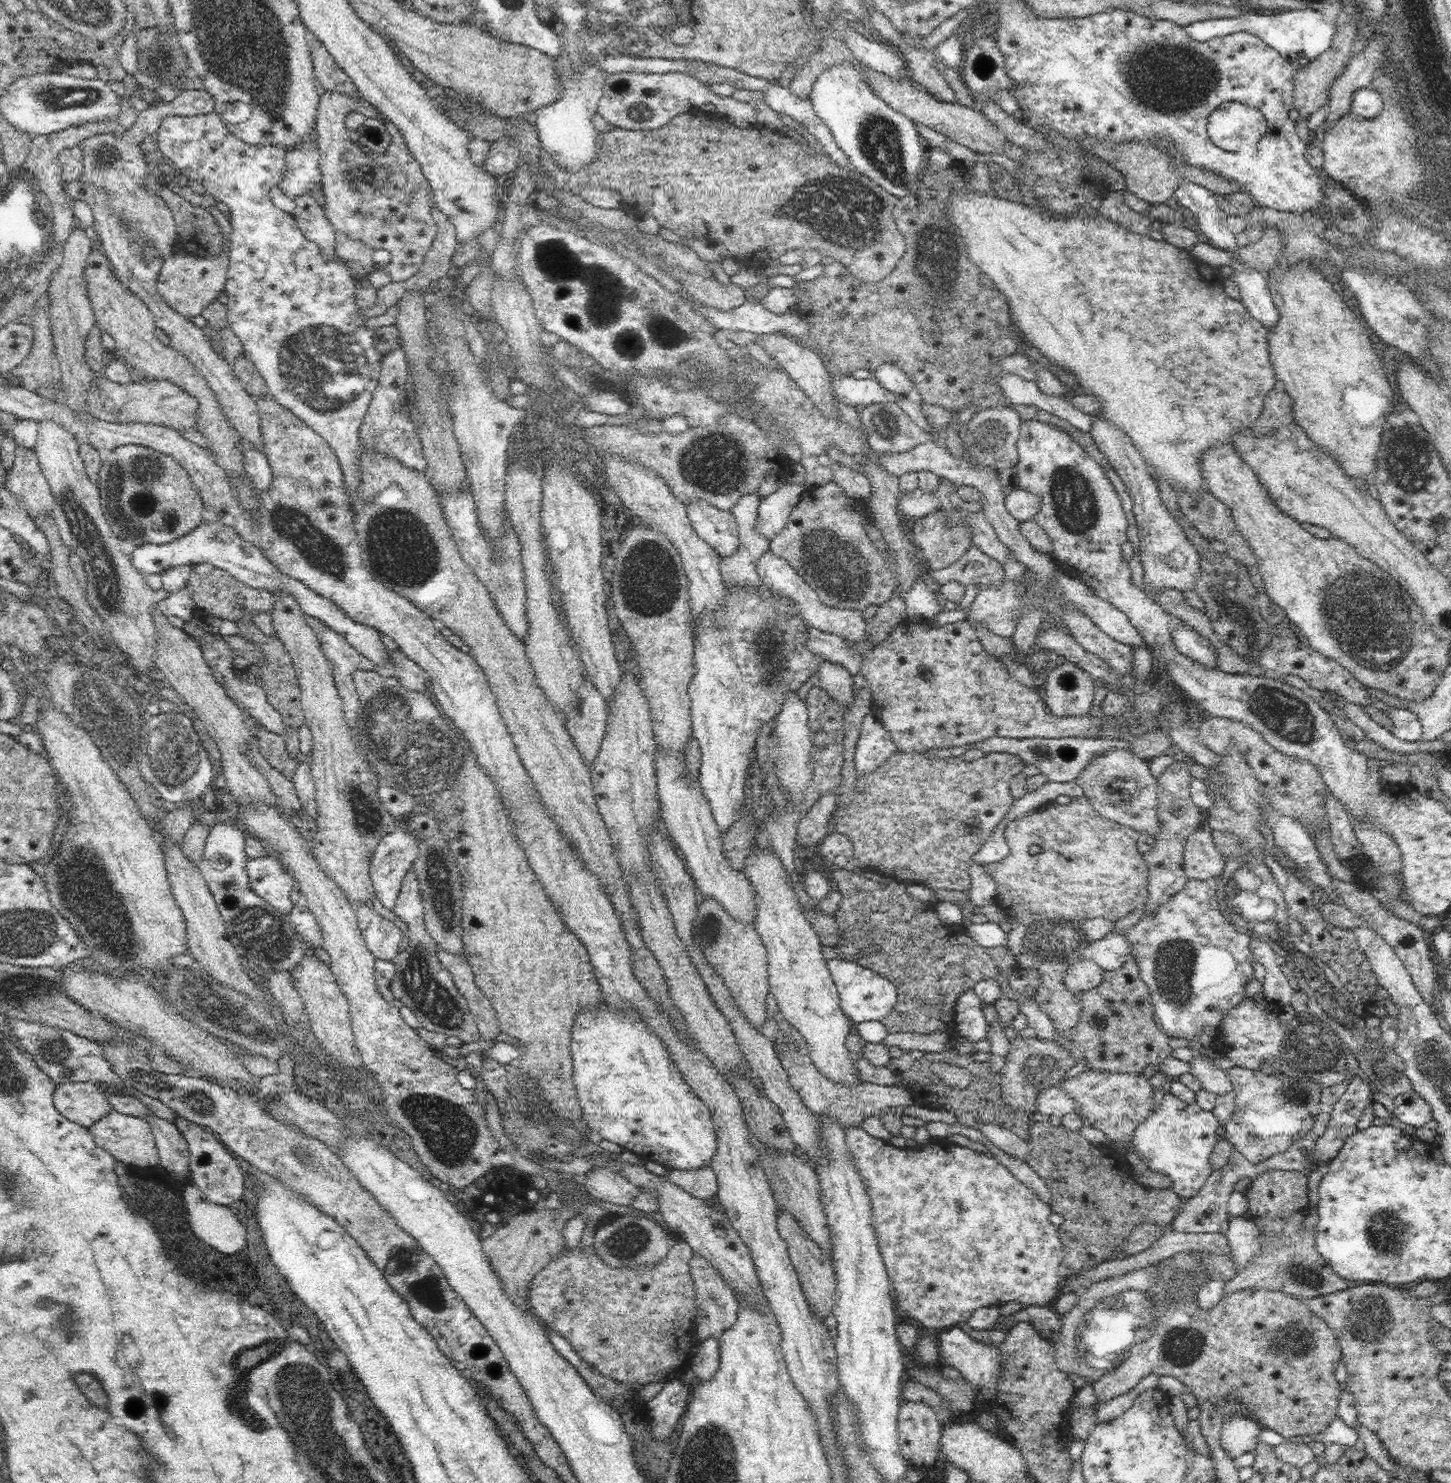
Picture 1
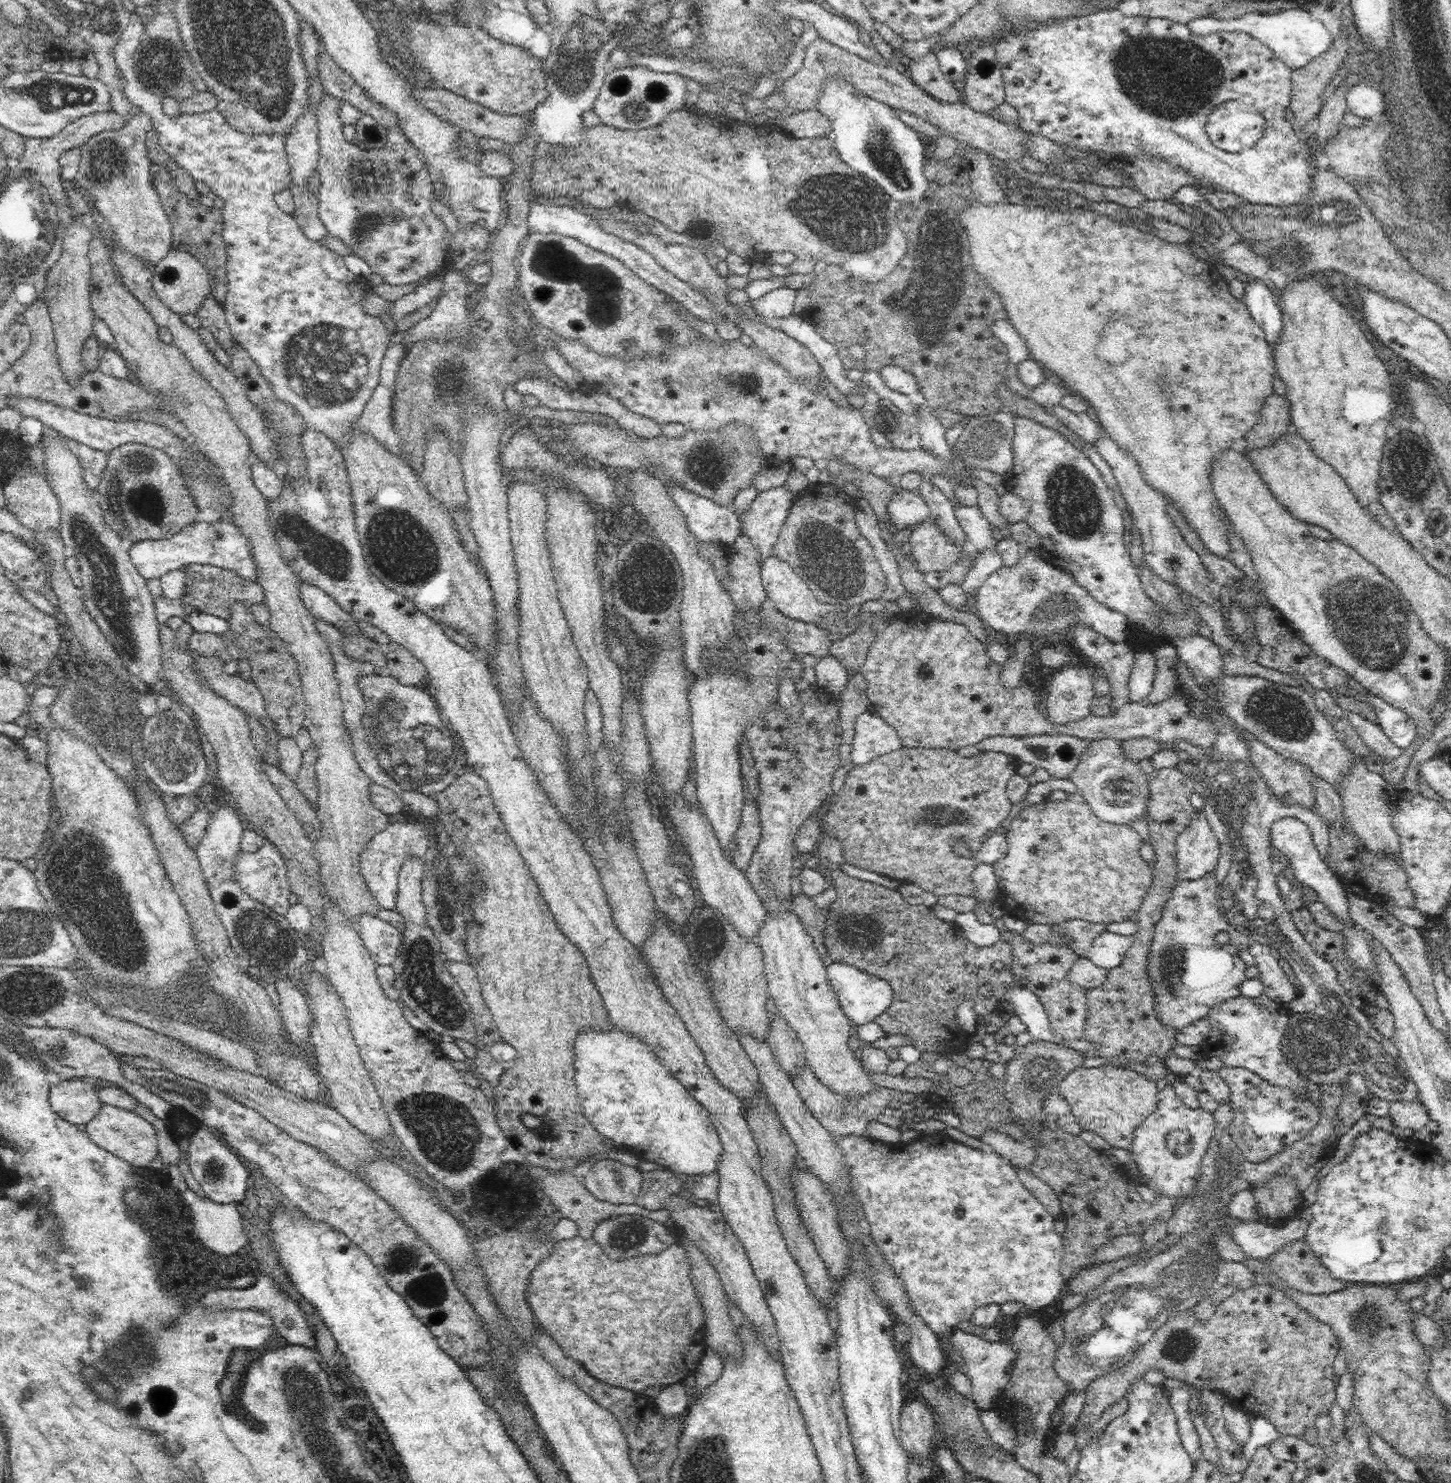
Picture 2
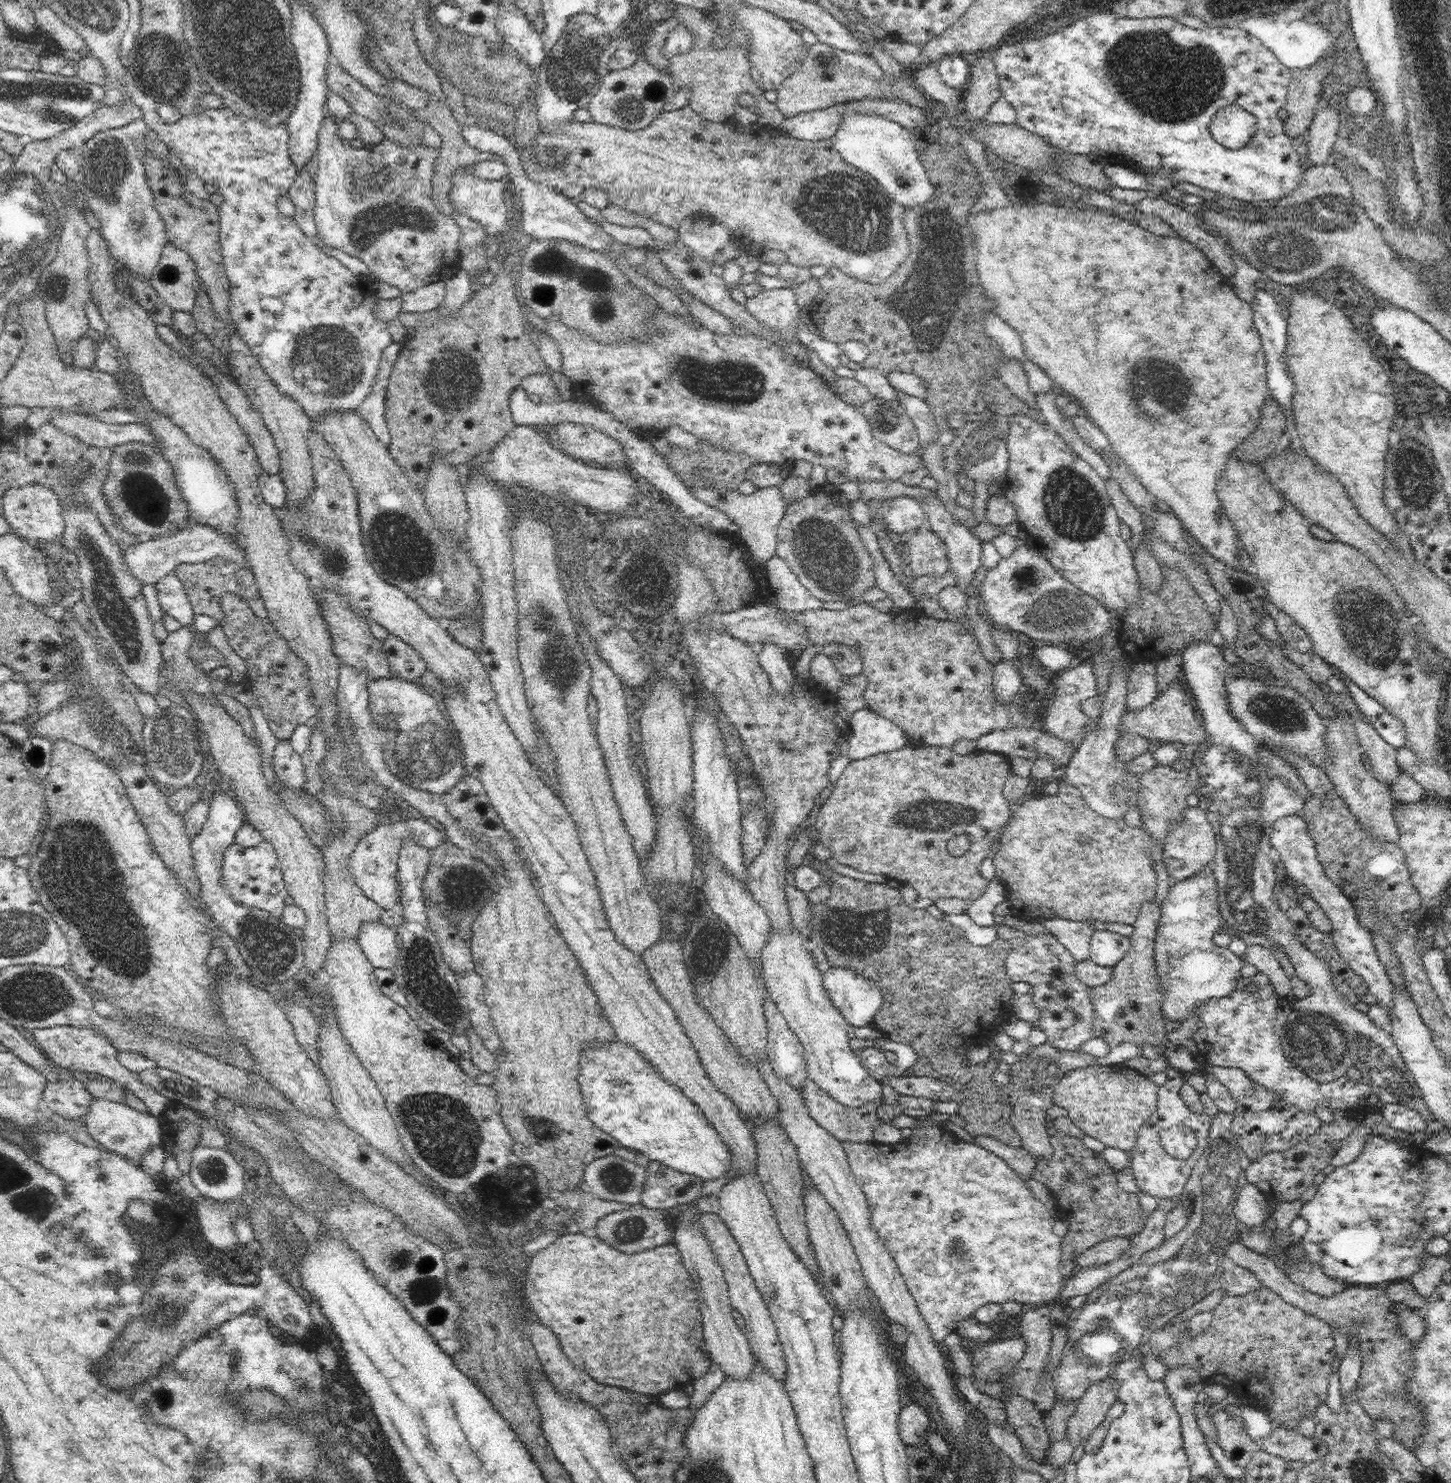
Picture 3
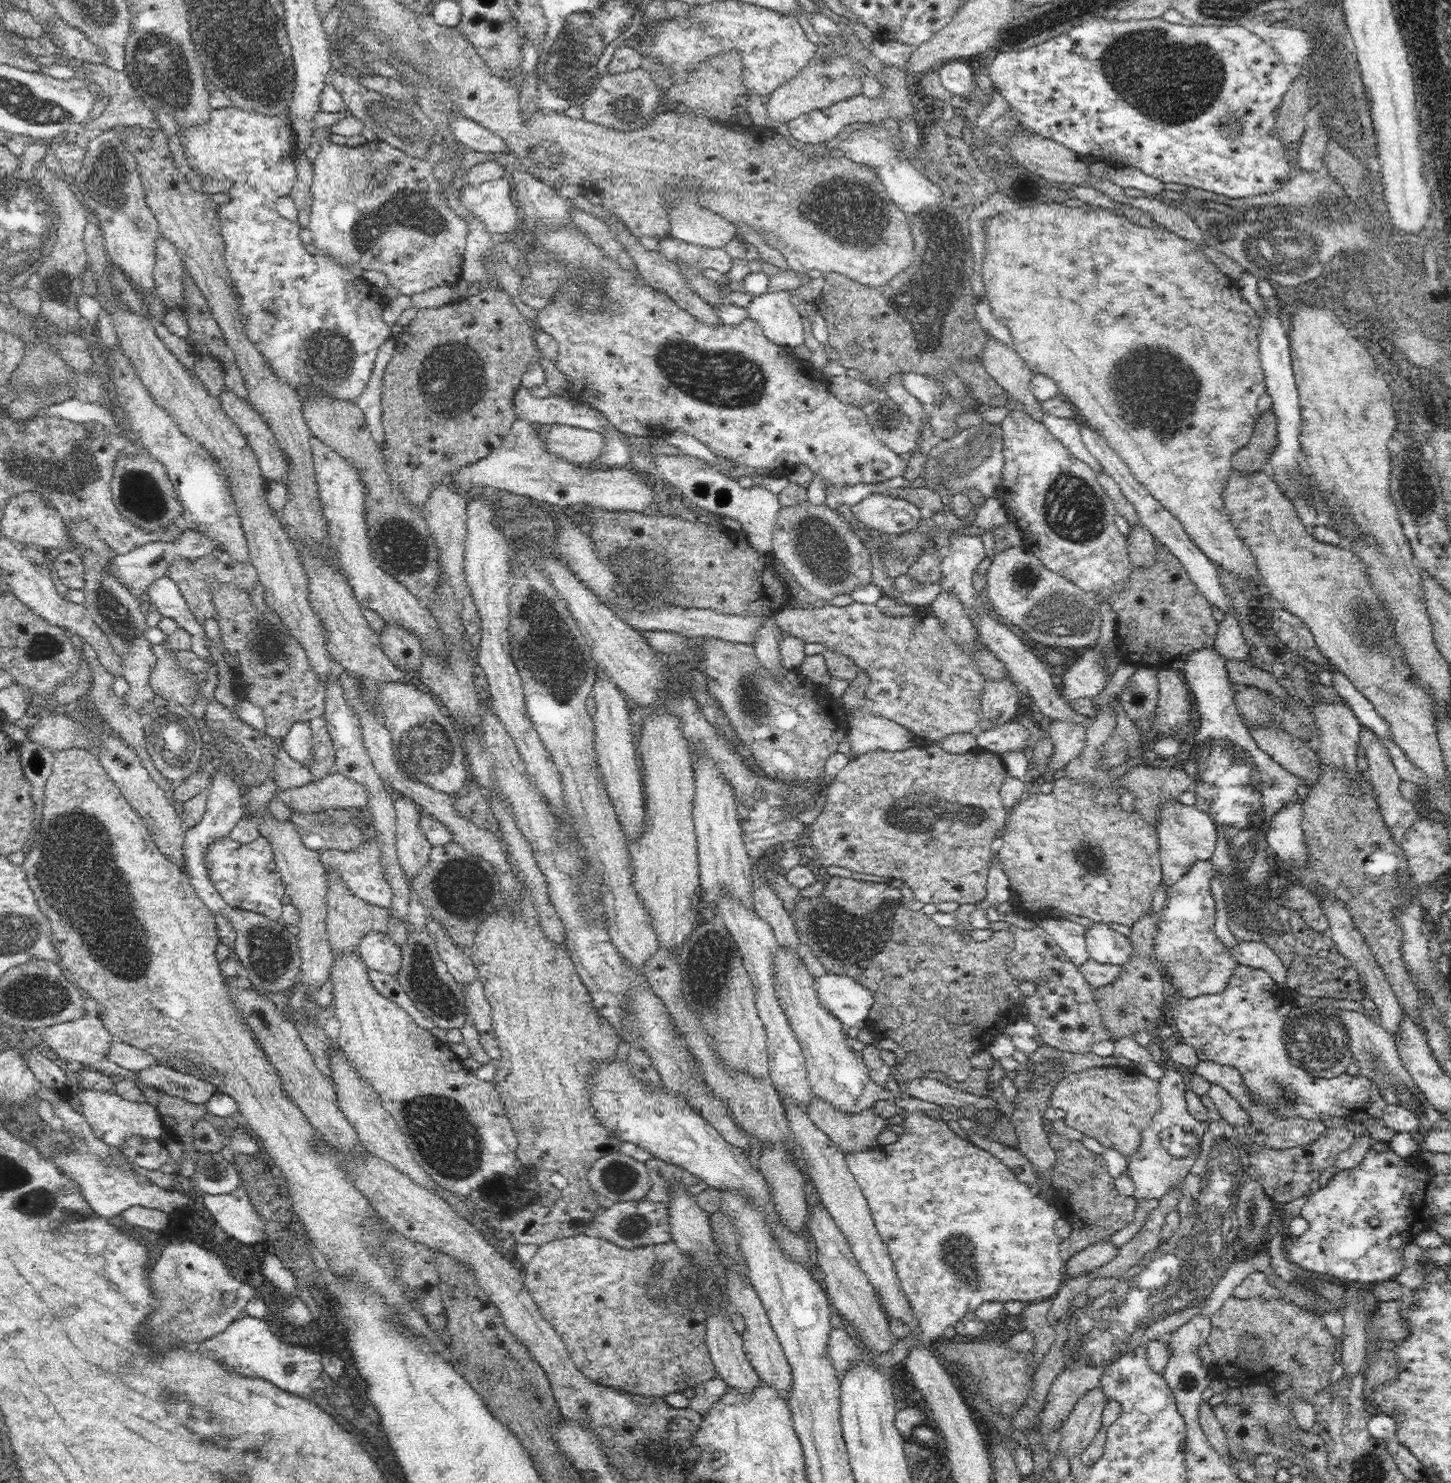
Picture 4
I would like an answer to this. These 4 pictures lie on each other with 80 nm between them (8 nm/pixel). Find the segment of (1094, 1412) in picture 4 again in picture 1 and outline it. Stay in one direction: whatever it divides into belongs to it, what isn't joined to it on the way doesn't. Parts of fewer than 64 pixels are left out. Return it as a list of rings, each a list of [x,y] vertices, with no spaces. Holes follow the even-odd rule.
[[[1242,1289],[1225,1294],[1212,1310],[1202,1310],[1197,1297],[1172,1302],[1160,1299],[1157,1305],[1152,1310],[1157,1321],[1152,1335],[1132,1345],[1130,1356],[1120,1366],[1092,1382],[1097,1400],[1092,1407],[1126,1394],[1143,1377],[1154,1373],[1180,1380],[1195,1396],[1198,1406],[1204,1400],[1210,1400],[1222,1415],[1223,1422],[1232,1416],[1242,1416],[1274,1430],[1286,1440],[1309,1435],[1318,1439],[1336,1418],[1342,1385],[1334,1372],[1341,1361],[1341,1346],[1327,1322],[1314,1314],[1304,1300],[1284,1291]]]

